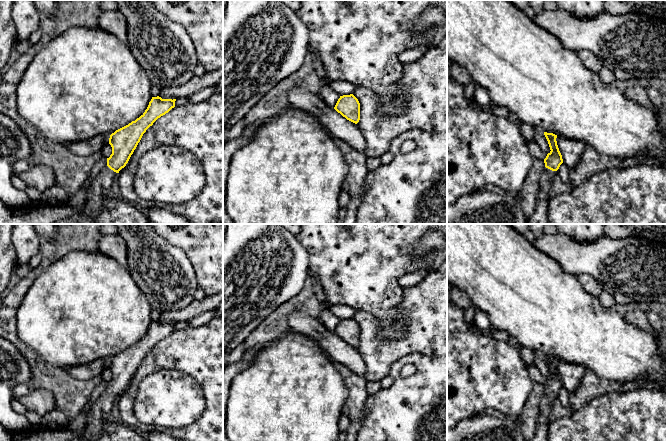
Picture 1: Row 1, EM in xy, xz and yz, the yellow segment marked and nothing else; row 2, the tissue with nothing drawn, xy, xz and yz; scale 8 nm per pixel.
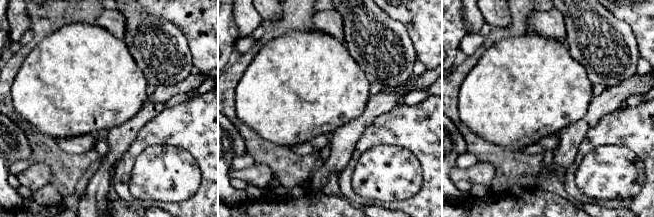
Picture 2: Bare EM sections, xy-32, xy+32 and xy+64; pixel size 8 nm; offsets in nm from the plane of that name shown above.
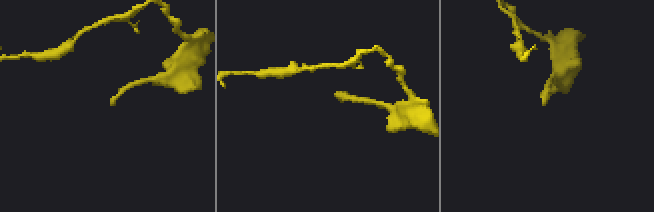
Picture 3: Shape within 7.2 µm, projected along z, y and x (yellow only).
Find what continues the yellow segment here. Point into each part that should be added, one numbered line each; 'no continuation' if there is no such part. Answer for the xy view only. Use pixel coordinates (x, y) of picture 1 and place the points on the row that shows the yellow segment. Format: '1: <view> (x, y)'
1: xy (97, 194)

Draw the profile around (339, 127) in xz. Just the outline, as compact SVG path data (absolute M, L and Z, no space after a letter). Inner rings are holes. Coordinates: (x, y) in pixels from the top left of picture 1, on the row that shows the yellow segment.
M291 89L288 92L288 100L292 107L316 116L333 138L340 139L354 149L364 152L366 142L358 125L347 120L334 108L330 108L320 96L306 89Z

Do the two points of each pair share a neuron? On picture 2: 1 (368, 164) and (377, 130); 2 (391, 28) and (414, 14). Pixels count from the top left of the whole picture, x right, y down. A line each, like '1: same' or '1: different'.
1: different
2: different

